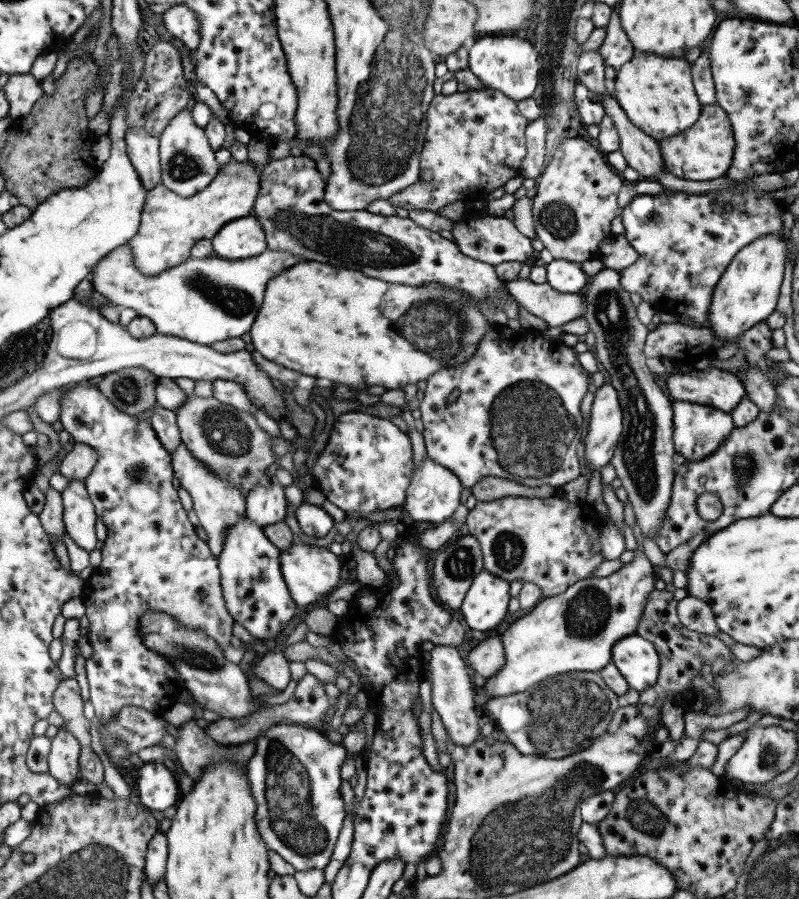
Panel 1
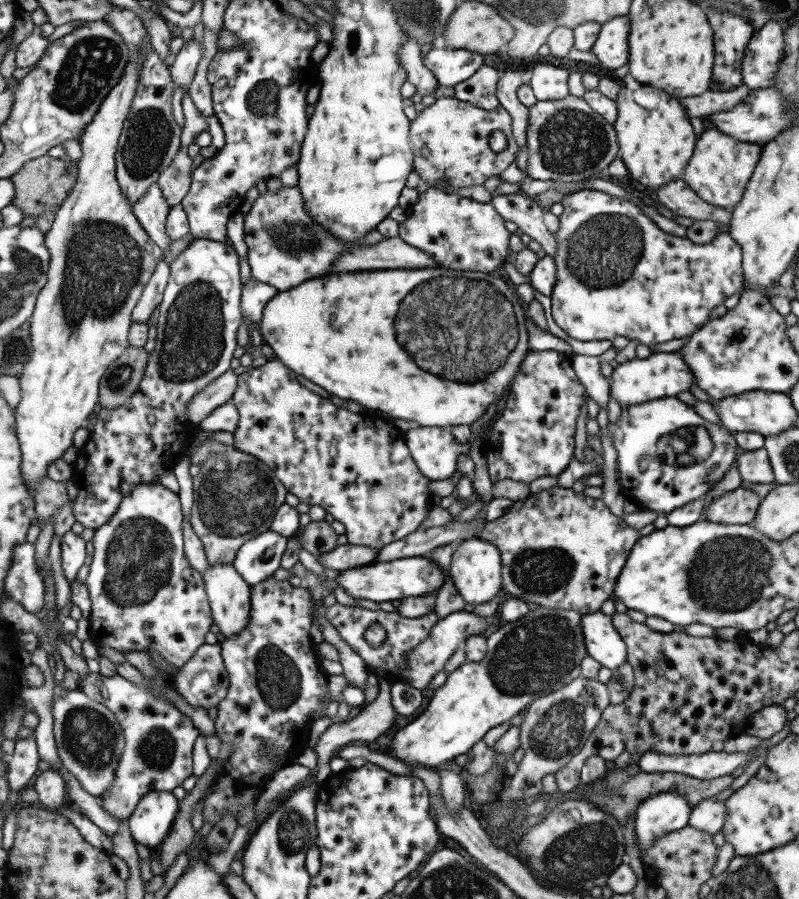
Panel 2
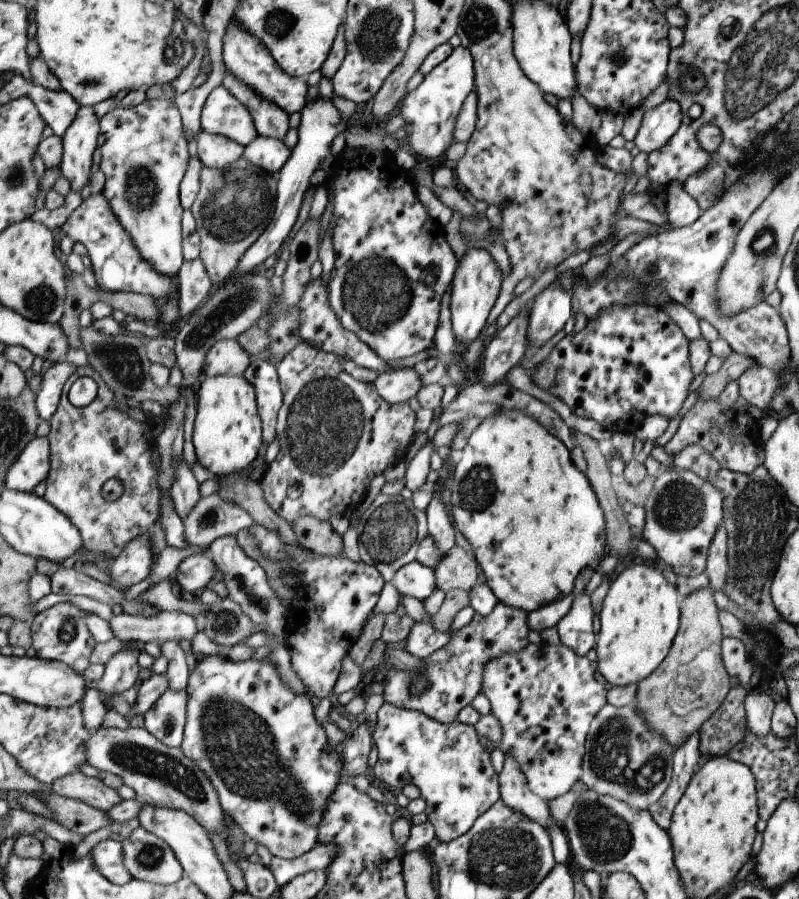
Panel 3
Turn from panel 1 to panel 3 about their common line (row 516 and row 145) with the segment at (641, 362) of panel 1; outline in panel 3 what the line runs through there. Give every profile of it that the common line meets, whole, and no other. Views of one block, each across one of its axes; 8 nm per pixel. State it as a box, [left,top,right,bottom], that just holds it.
[632,99,680,154]

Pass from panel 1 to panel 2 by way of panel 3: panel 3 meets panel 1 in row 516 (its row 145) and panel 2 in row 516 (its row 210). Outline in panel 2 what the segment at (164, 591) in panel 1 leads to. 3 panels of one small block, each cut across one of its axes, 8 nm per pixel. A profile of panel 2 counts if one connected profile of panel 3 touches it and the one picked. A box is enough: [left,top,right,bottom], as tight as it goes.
[84,483,212,669]

